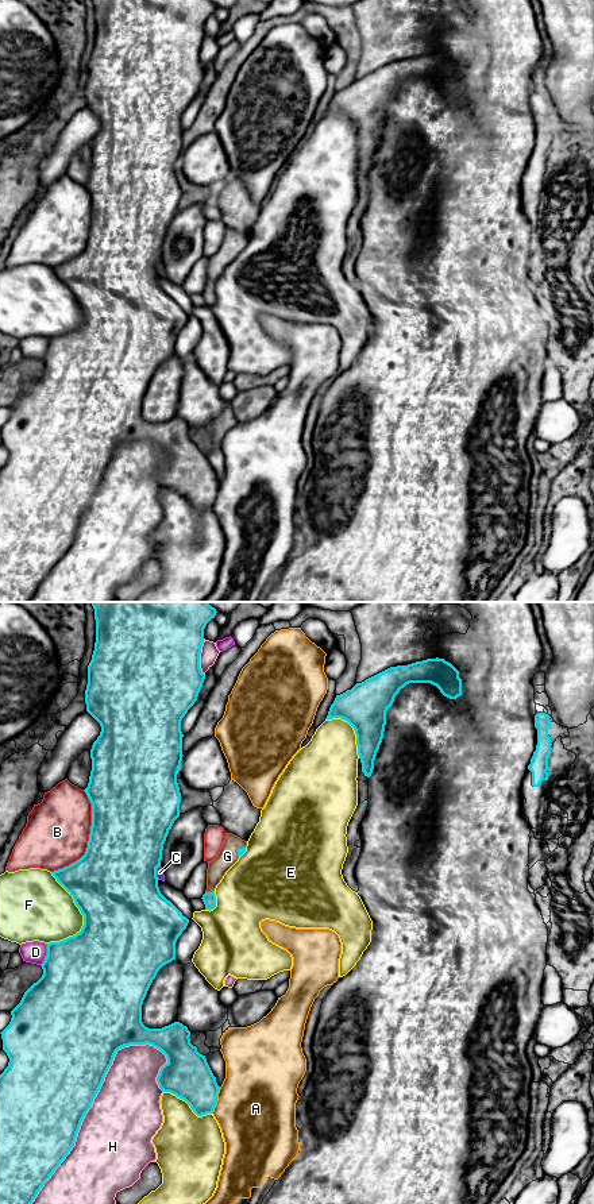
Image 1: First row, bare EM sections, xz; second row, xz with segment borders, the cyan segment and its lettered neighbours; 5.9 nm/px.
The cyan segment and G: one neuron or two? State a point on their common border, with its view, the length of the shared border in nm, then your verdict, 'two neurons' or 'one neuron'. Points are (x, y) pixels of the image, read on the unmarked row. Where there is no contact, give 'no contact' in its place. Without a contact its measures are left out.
xz (209, 288) | 60 nm | two neurons

